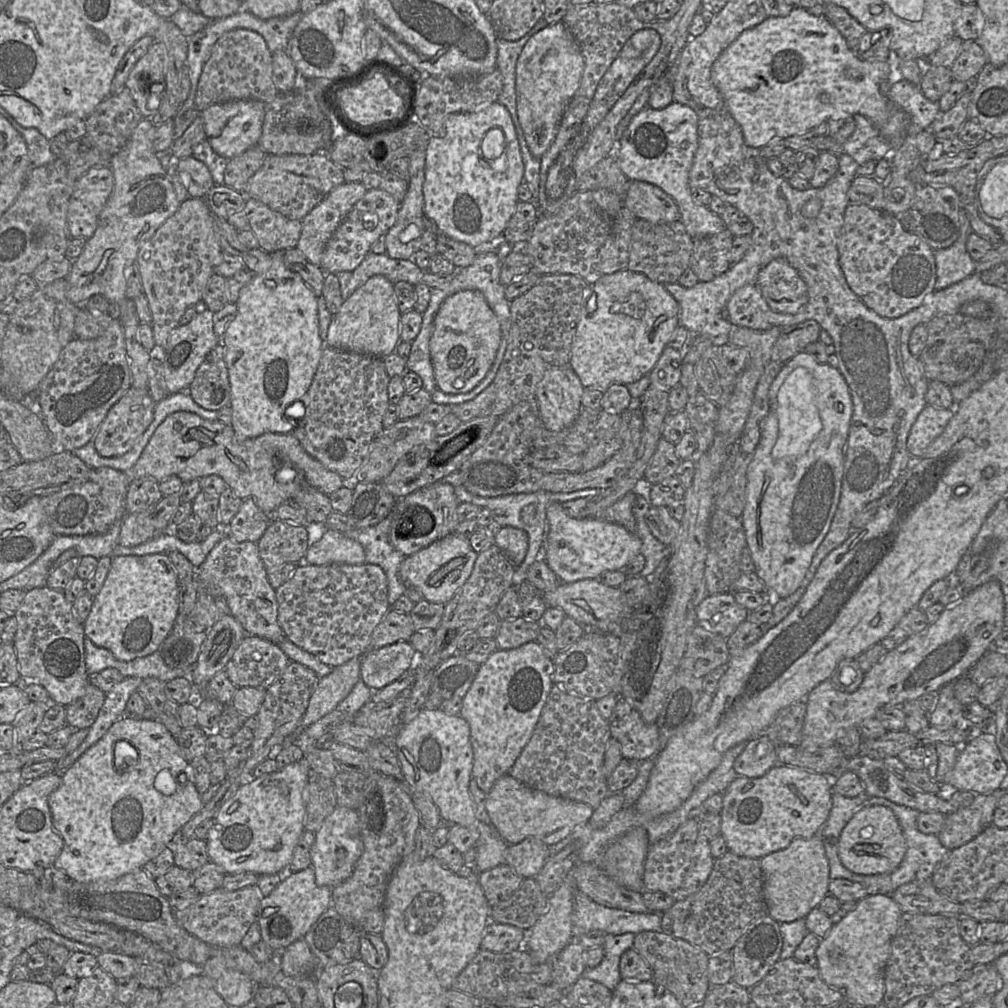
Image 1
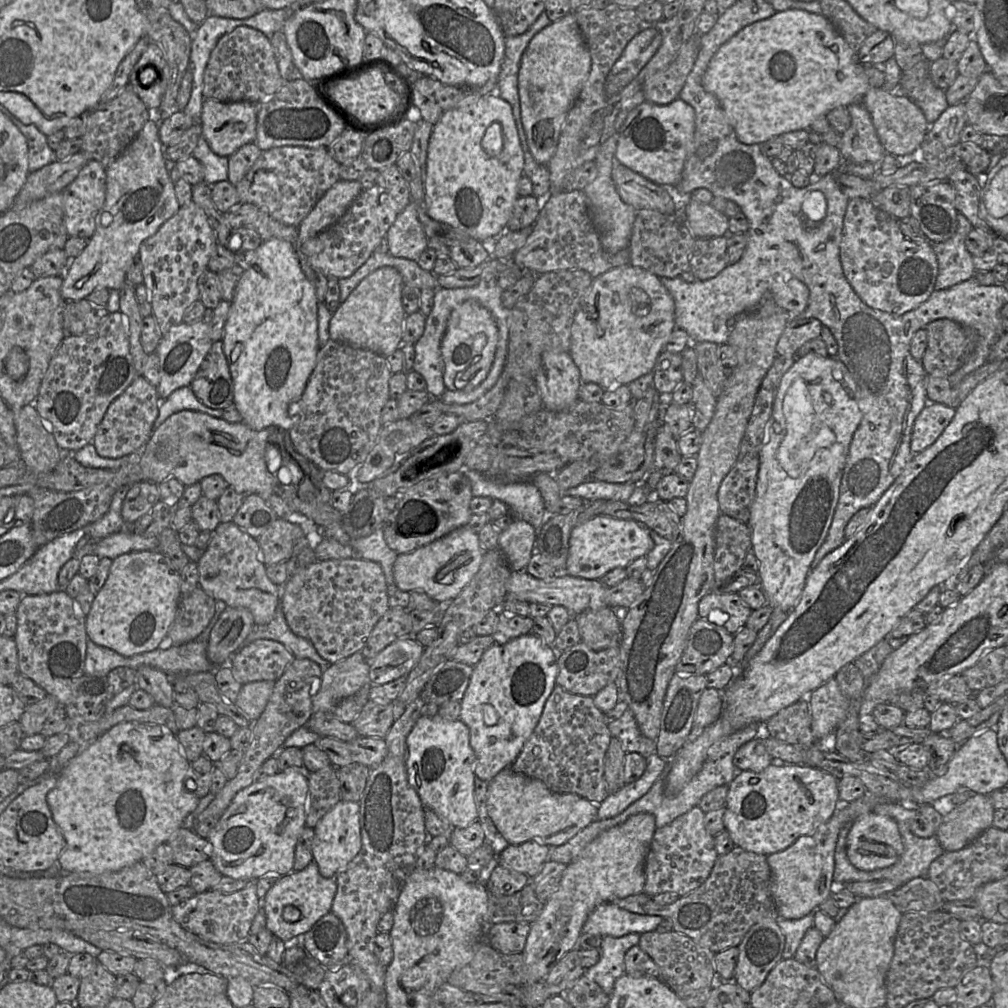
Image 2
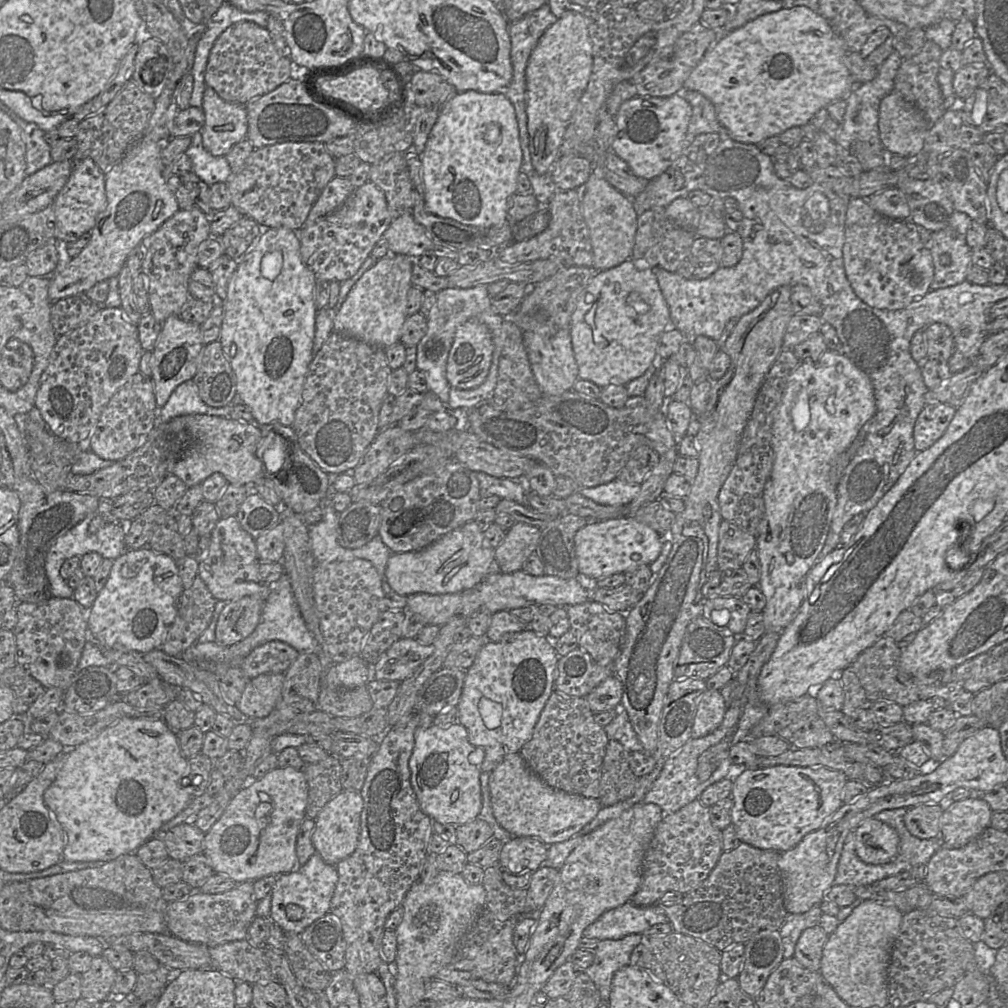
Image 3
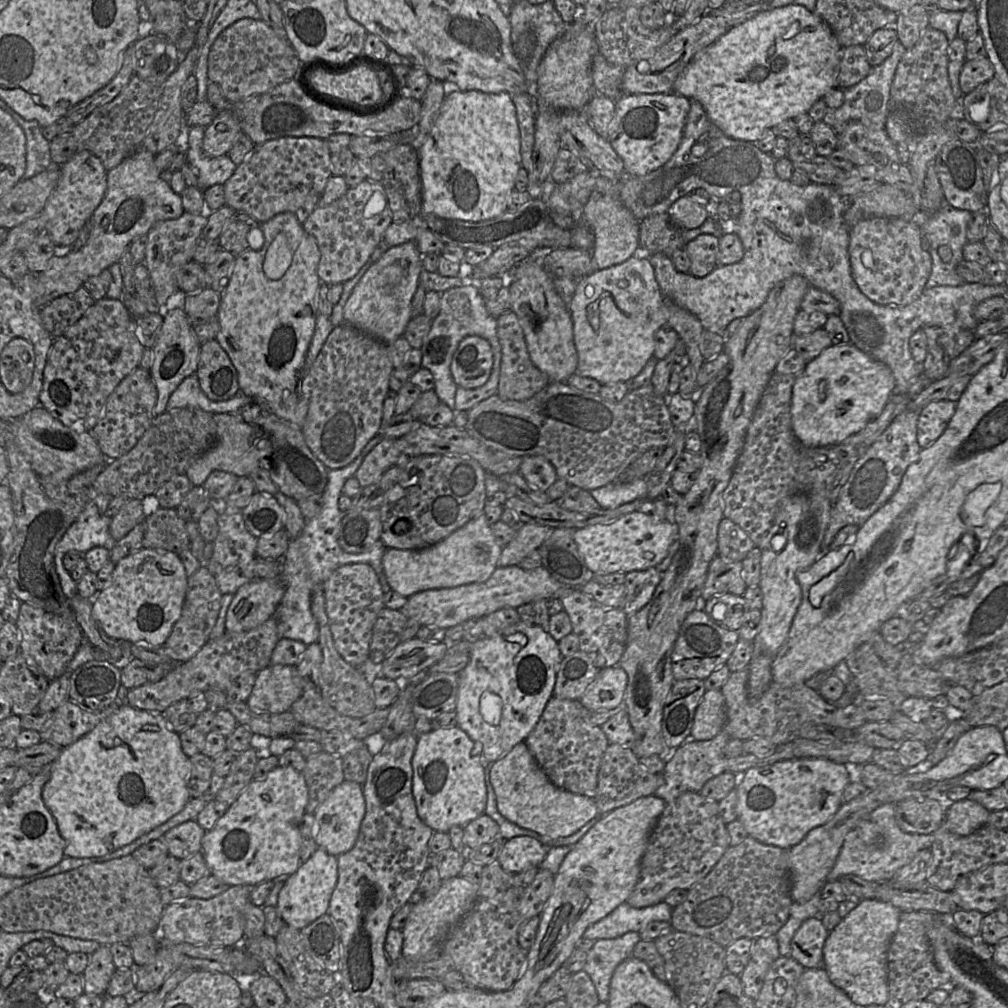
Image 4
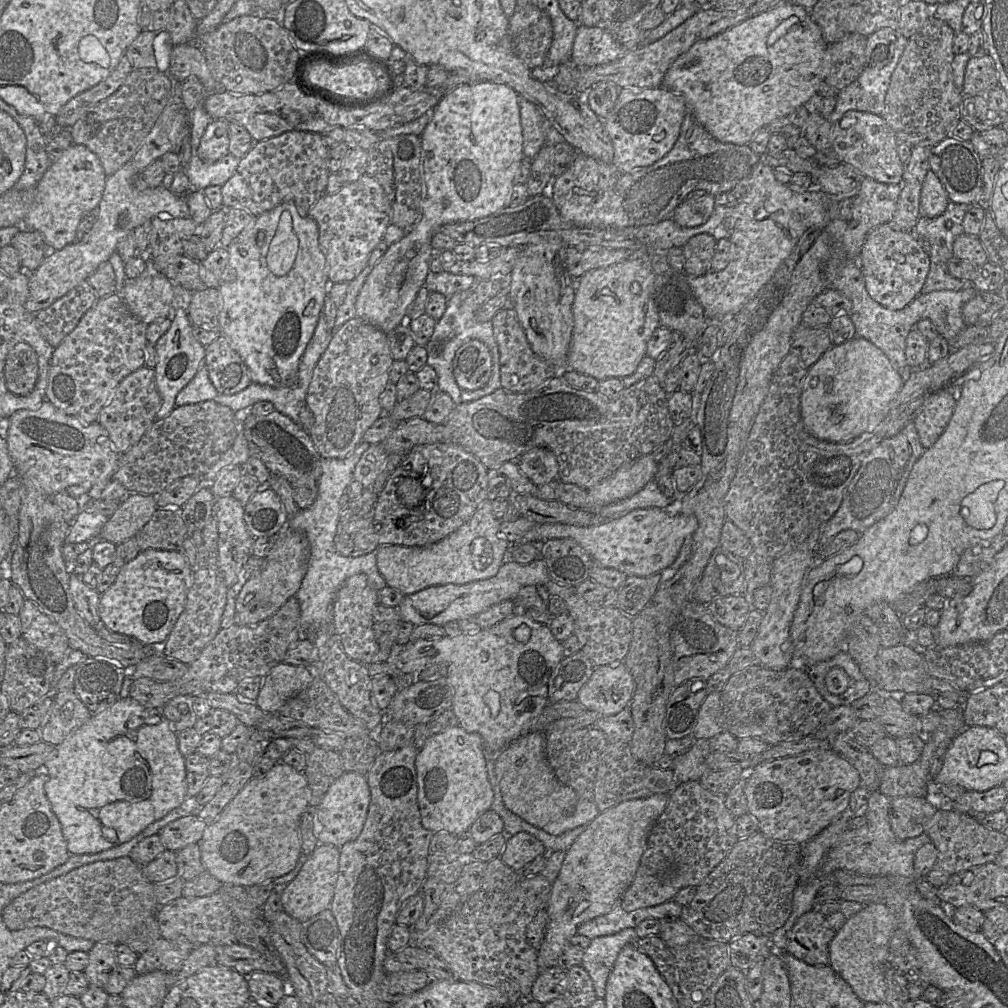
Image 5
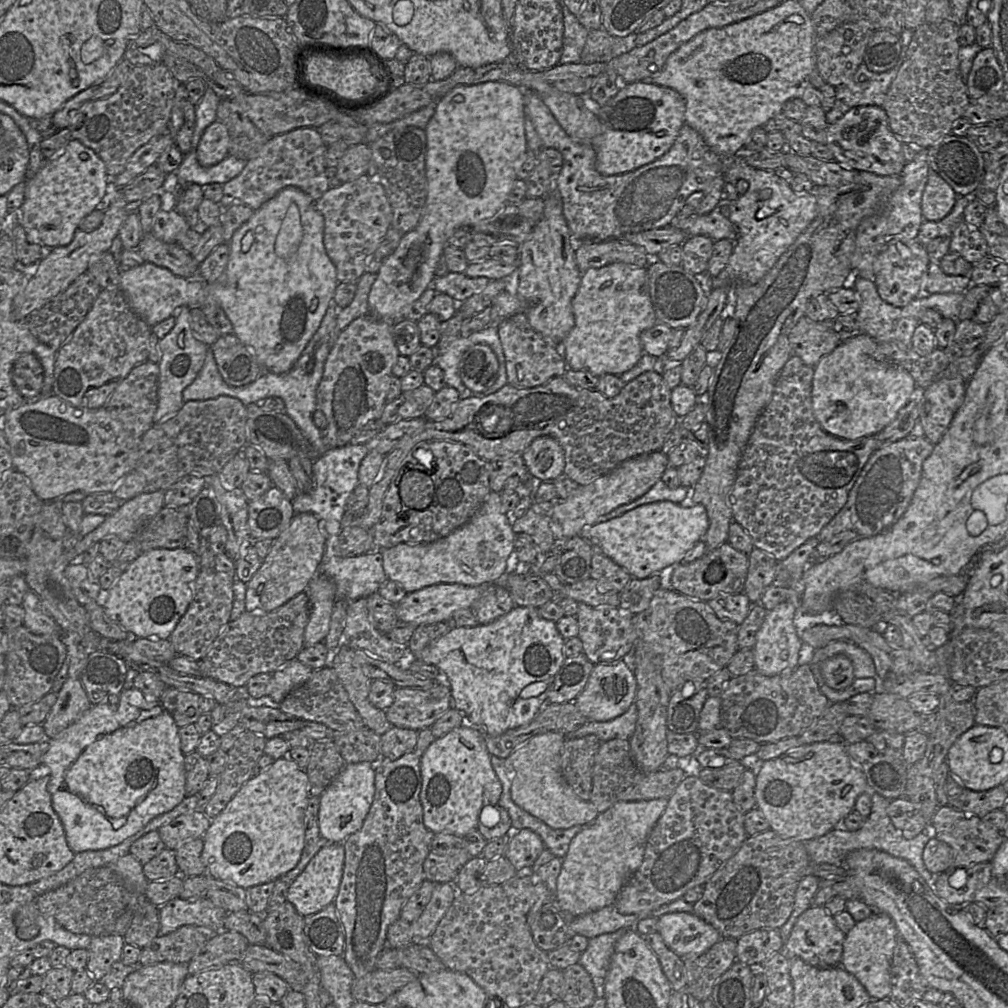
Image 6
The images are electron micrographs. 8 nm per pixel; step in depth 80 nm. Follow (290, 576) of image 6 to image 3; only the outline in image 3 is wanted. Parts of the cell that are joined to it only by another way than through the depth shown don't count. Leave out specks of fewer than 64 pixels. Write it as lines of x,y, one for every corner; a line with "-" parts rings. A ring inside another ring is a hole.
258,595
228,602
217,621
215,642
231,646
249,636
259,622
264,602

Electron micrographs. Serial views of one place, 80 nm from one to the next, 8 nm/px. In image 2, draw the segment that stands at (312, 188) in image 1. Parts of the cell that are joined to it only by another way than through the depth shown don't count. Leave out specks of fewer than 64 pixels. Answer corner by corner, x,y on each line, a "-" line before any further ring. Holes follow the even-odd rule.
275,147
262,151
235,188
241,203
252,203
280,223
299,227
322,195
340,180
340,165
328,154
327,147

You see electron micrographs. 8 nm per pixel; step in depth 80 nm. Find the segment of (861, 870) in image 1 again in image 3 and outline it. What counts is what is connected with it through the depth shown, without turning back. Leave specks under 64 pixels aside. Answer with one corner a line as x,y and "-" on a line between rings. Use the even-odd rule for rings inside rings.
875,818
861,822
855,831
855,850
858,857
867,864
879,865
890,862
898,853
897,832

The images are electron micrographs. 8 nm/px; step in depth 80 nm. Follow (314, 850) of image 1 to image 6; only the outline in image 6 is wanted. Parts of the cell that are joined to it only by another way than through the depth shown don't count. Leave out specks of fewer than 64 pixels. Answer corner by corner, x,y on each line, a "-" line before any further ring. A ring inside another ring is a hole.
373,762
347,763
323,791
320,798
320,836
334,843
344,842
363,825
375,795

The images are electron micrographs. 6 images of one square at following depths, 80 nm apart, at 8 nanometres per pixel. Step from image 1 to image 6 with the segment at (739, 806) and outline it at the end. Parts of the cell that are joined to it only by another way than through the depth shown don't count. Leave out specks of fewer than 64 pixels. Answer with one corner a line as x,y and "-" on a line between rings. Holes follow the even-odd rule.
841,739
805,744
785,754
764,761
756,775
755,799
758,808
767,819
770,829
783,838
806,841
827,834
841,825
843,819
854,810
857,797
869,791
862,770
850,759

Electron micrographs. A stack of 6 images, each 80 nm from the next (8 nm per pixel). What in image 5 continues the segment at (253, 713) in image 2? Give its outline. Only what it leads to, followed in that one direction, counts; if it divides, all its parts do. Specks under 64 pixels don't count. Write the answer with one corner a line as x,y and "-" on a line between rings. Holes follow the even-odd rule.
279,663
264,676
255,704
266,713
278,713
288,699
305,689
313,679
305,666

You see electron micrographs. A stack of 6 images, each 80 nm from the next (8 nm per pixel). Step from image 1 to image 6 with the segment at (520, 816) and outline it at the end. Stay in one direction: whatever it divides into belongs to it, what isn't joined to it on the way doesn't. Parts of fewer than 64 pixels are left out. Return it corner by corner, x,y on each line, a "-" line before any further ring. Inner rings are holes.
554,731
535,735
504,759
507,776
511,780
513,802
553,829
568,829
575,825
585,825
594,821
599,814
590,800
584,801
575,794
562,775
561,754
565,738
565,734

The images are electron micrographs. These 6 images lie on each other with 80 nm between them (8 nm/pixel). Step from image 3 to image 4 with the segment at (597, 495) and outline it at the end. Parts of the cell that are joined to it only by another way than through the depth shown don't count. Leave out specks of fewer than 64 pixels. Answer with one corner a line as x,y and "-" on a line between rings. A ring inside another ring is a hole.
646,478
627,482
615,480
605,486
591,490
590,493
603,509
616,509
623,504
646,498

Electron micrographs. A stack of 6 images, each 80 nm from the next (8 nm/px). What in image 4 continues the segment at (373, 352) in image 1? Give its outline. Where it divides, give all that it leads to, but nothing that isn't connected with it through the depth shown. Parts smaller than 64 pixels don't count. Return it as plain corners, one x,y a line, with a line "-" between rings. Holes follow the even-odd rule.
413,241
389,247
353,288
343,309
344,322
385,344
402,336
412,318
411,302
419,286
421,260
422,255

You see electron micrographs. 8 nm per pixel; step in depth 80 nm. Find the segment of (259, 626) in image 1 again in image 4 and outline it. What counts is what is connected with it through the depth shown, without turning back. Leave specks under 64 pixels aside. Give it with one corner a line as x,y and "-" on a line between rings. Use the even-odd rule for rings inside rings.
223,504
217,505
219,507
217,518
218,532
213,541
212,557
206,564
206,567
214,576
222,595
234,595
242,585
254,579
252,563
256,557
257,538
246,528
241,513
242,509
223,507

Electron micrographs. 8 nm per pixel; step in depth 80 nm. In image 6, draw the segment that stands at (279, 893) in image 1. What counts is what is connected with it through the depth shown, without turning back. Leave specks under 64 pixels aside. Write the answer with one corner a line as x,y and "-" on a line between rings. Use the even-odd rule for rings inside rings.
332,844
321,848
310,860
303,872
290,884
287,900
304,917
315,914
333,903
338,895
344,872
344,844

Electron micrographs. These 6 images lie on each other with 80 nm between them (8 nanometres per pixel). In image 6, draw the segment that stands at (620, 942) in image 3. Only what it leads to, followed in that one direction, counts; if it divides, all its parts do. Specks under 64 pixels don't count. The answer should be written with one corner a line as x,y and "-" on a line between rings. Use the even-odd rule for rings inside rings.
621,928
615,932
593,937
589,939
587,948
581,953
578,962
590,974
598,998
604,997
605,994
605,980
616,942
627,930

